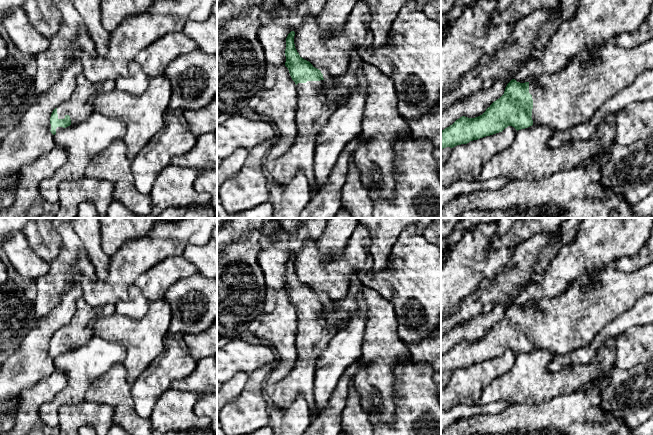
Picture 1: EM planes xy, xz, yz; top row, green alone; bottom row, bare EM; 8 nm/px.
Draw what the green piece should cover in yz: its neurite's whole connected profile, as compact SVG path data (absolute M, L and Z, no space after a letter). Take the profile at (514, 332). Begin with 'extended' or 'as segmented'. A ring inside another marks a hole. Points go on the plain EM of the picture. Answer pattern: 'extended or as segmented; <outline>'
extended; M653 263L629 273L619 271L611 265L599 271L595 280L587 274L582 275L559 296L546 297L525 307L512 303L504 318L482 339L475 342L462 340L442 354L441 374L502 356L508 350L517 355L533 348L548 349L556 357L568 354L591 344L606 325L626 313L640 298L652 293Z

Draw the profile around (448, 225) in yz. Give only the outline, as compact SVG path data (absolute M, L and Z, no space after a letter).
M441 218L441 240L447 238L462 218Z

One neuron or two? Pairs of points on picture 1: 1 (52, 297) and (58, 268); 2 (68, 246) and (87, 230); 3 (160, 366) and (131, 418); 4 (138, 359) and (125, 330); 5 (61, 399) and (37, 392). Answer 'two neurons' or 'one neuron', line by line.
1: one neuron
2: two neurons
3: two neurons
4: one neuron
5: two neurons

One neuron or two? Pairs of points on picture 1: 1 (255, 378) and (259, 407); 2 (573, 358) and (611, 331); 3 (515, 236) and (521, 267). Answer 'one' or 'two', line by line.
1: one
2: one
3: two

